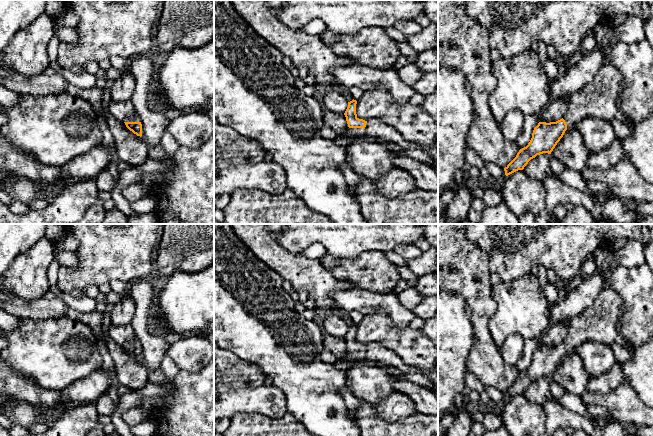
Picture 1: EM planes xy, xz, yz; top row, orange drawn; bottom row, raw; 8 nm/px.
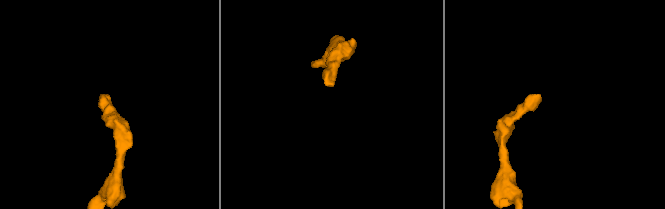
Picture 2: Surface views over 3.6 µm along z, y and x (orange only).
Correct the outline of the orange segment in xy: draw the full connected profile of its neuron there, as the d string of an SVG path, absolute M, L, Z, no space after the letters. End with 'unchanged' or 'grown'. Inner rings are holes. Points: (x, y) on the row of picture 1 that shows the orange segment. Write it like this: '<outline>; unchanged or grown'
M137 112L124 120L126 127L137 136L142 136L142 124Z; grown

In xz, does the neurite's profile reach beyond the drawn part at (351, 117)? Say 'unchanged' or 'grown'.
grown

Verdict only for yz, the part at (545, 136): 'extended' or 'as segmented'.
extended

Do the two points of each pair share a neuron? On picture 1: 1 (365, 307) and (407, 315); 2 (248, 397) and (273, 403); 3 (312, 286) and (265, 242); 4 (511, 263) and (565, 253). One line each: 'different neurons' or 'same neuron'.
1: same neuron
2: same neuron
3: same neuron
4: same neuron

